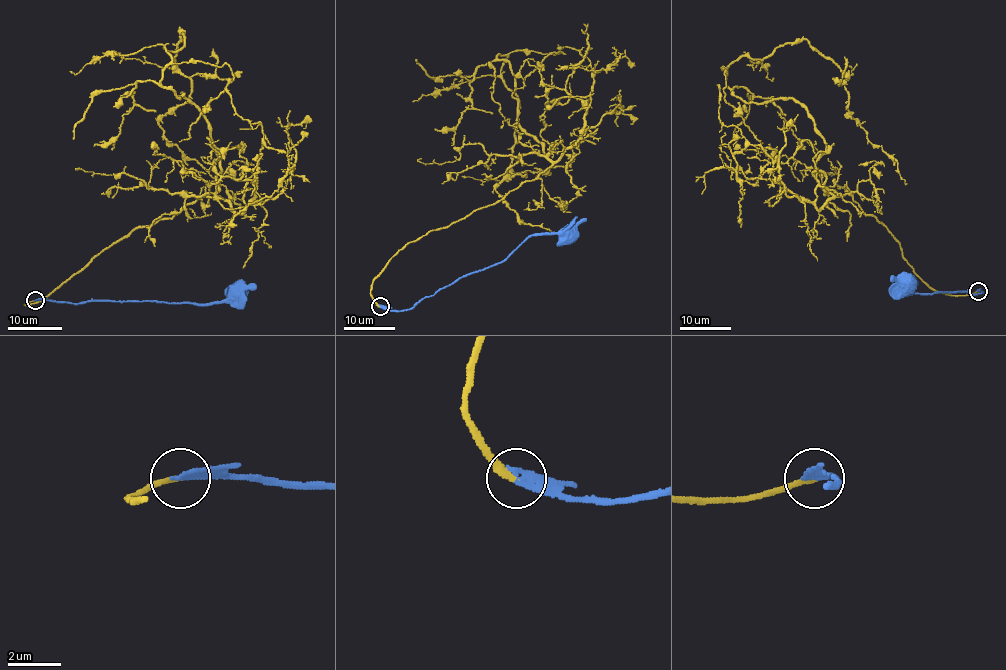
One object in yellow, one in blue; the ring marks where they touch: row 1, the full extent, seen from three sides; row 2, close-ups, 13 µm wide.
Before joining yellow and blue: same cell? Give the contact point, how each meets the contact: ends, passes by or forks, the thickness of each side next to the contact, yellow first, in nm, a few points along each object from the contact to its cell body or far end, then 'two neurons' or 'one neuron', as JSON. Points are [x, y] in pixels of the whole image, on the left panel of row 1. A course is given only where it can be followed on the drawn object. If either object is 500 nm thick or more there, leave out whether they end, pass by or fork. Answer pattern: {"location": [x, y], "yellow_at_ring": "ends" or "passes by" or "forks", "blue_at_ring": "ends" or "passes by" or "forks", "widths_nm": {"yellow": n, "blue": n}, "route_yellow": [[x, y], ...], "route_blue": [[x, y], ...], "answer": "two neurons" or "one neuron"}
{"location": [35, 300], "yellow_at_ring": "ends", "blue_at_ring": "ends", "widths_nm": {"yellow": 200, "blue": 280}, "route_yellow": [[35, 301], [136, 228], [219, 197], [204, 114], [161, 83], [180, 30], [191, 94], [159, 125], [221, 184]], "route_blue": [[35, 301], [222, 302], [229, 290], [235, 288]], "answer": "one neuron"}

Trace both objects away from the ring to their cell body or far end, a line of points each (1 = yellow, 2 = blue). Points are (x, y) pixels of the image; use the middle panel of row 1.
1: (380, 306), (371, 283), (409, 242), (552, 163), (498, 54), (525, 176), (496, 190), (553, 235)
2: (380, 306), (388, 310), (412, 309), (461, 277), (504, 261), (533, 235), (566, 233)

